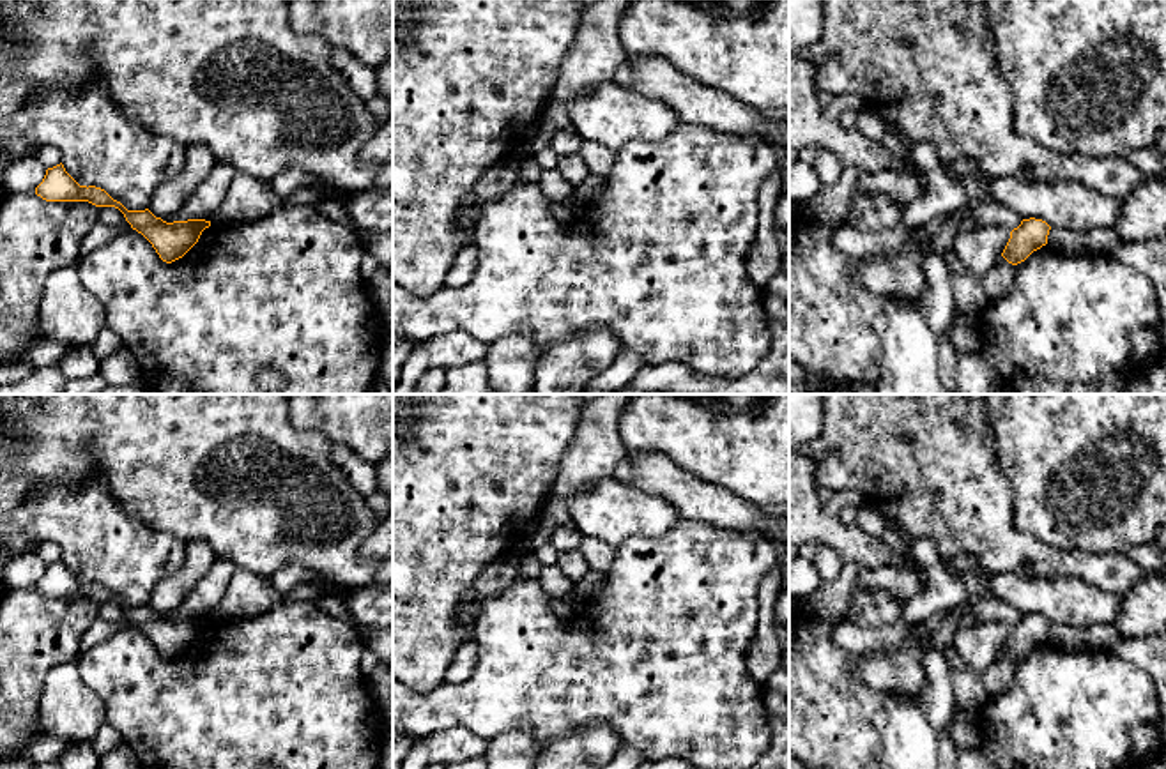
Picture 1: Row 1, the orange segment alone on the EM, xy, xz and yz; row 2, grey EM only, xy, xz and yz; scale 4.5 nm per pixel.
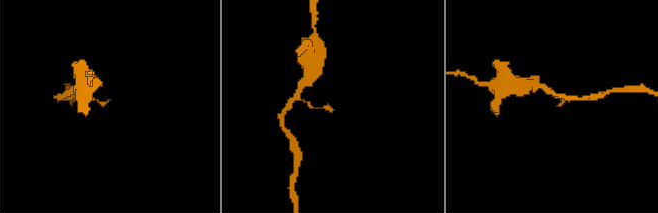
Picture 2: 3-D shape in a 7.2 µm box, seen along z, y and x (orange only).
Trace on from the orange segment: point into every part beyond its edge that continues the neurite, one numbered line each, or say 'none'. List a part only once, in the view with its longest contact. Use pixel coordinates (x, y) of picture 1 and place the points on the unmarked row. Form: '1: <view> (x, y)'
none

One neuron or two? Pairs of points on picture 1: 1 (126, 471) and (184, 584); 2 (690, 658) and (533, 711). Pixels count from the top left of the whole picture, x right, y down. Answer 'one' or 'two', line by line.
1: two
2: one

